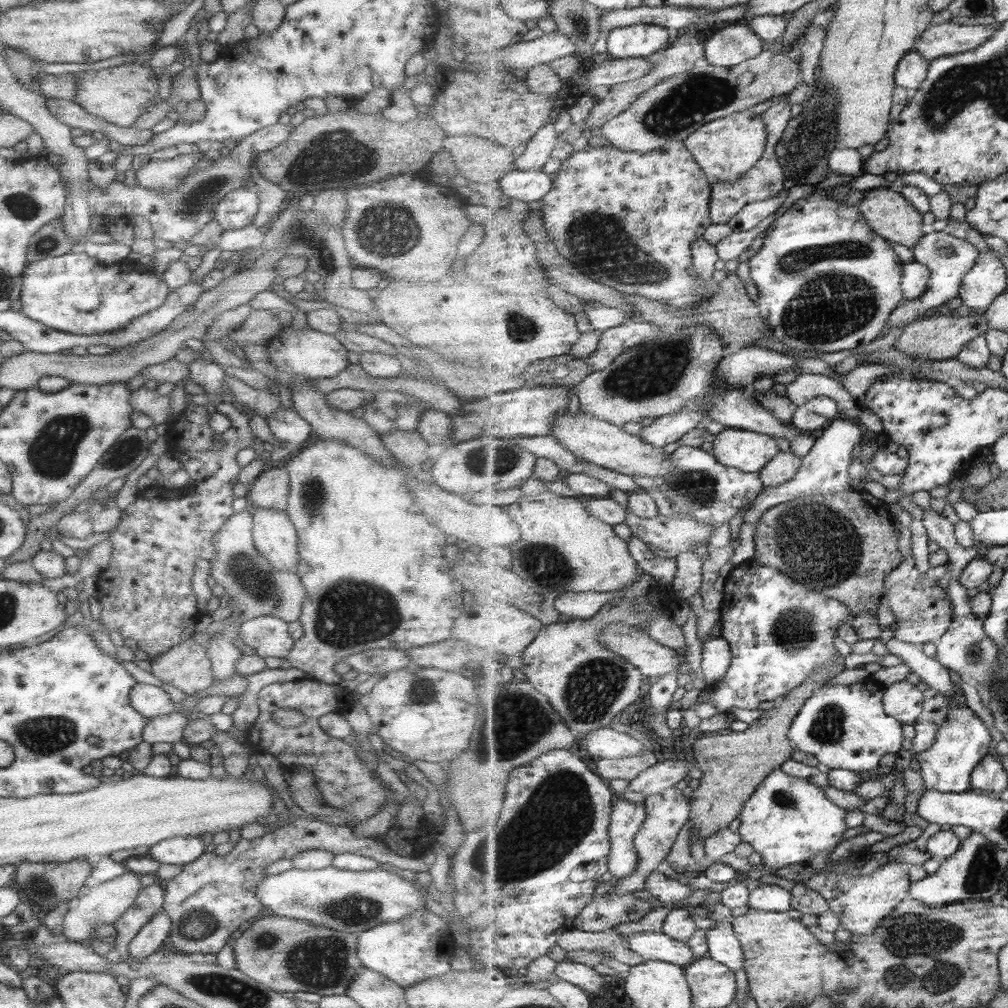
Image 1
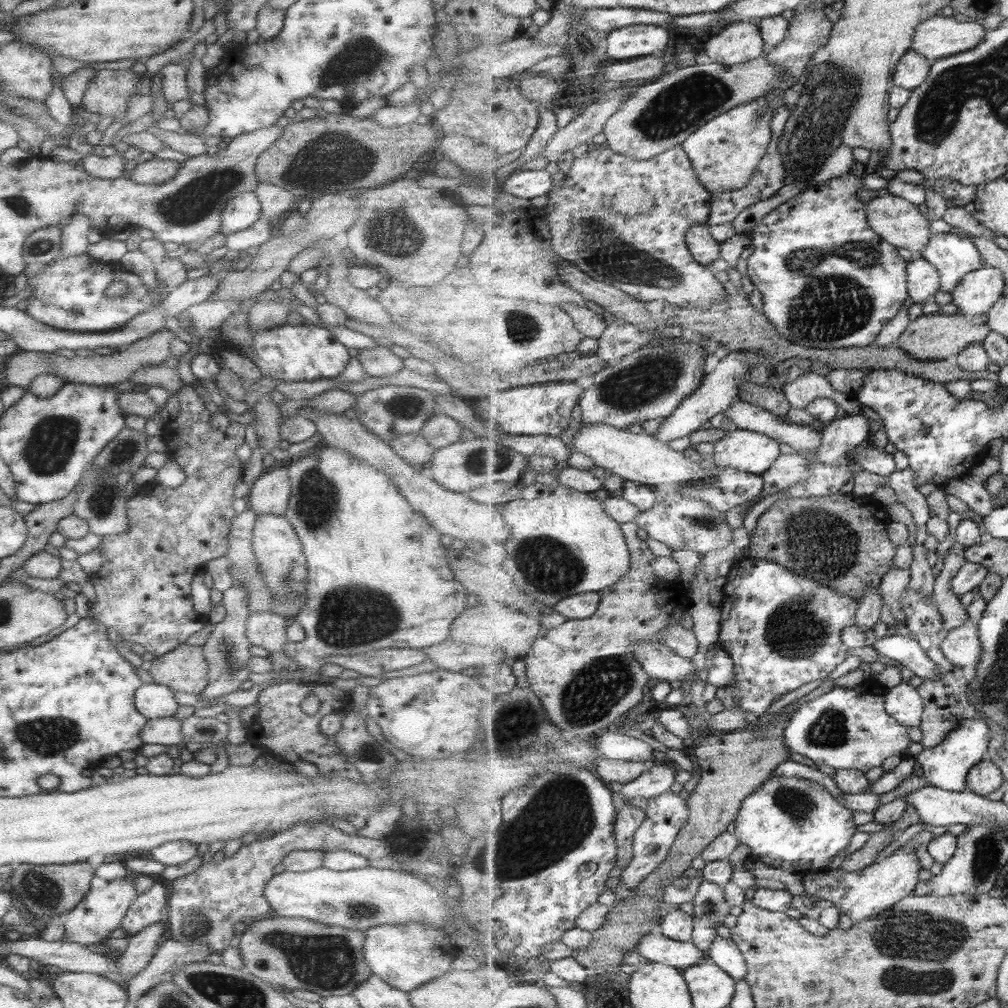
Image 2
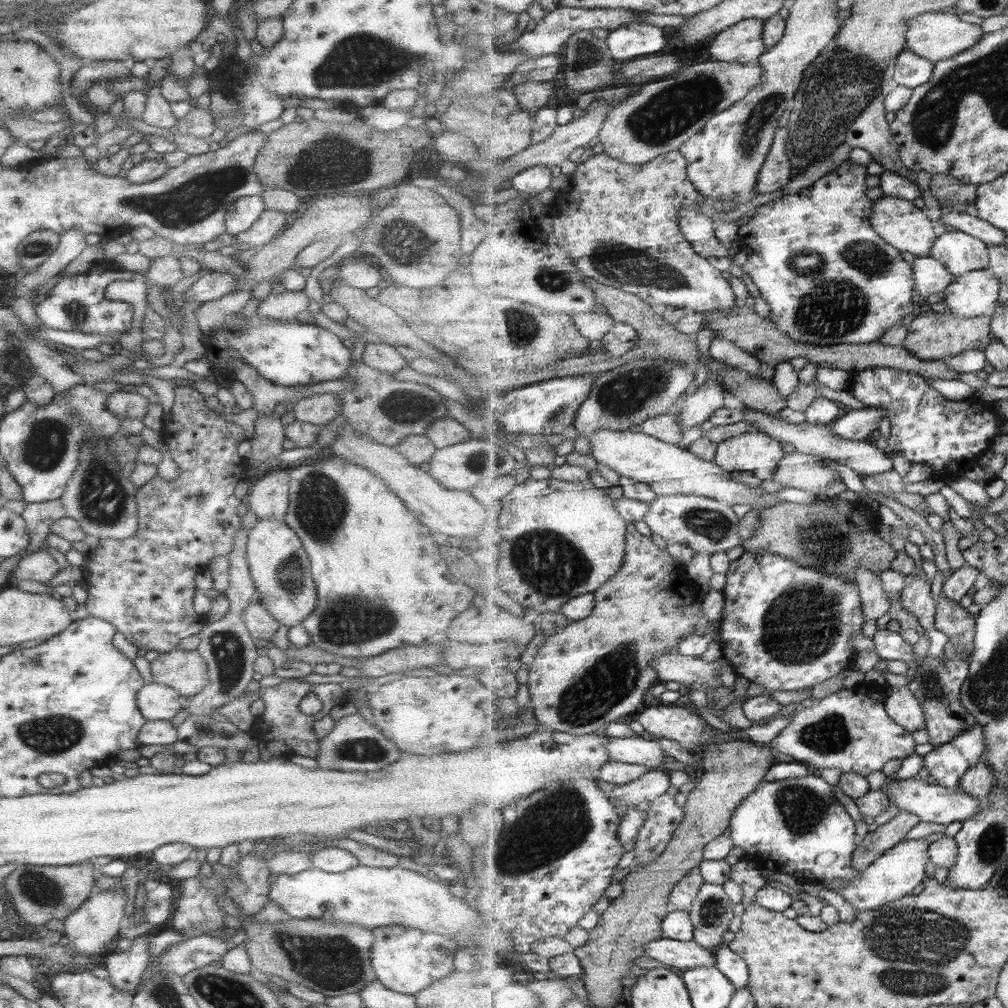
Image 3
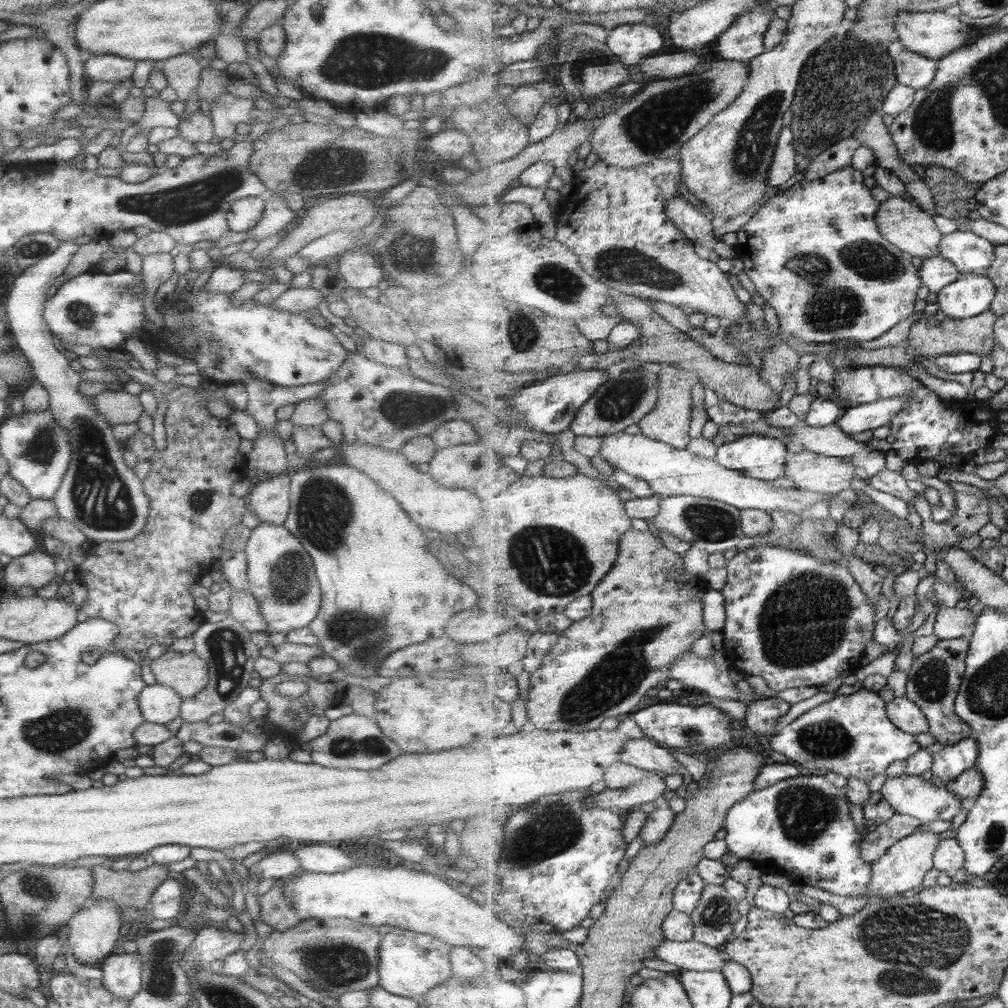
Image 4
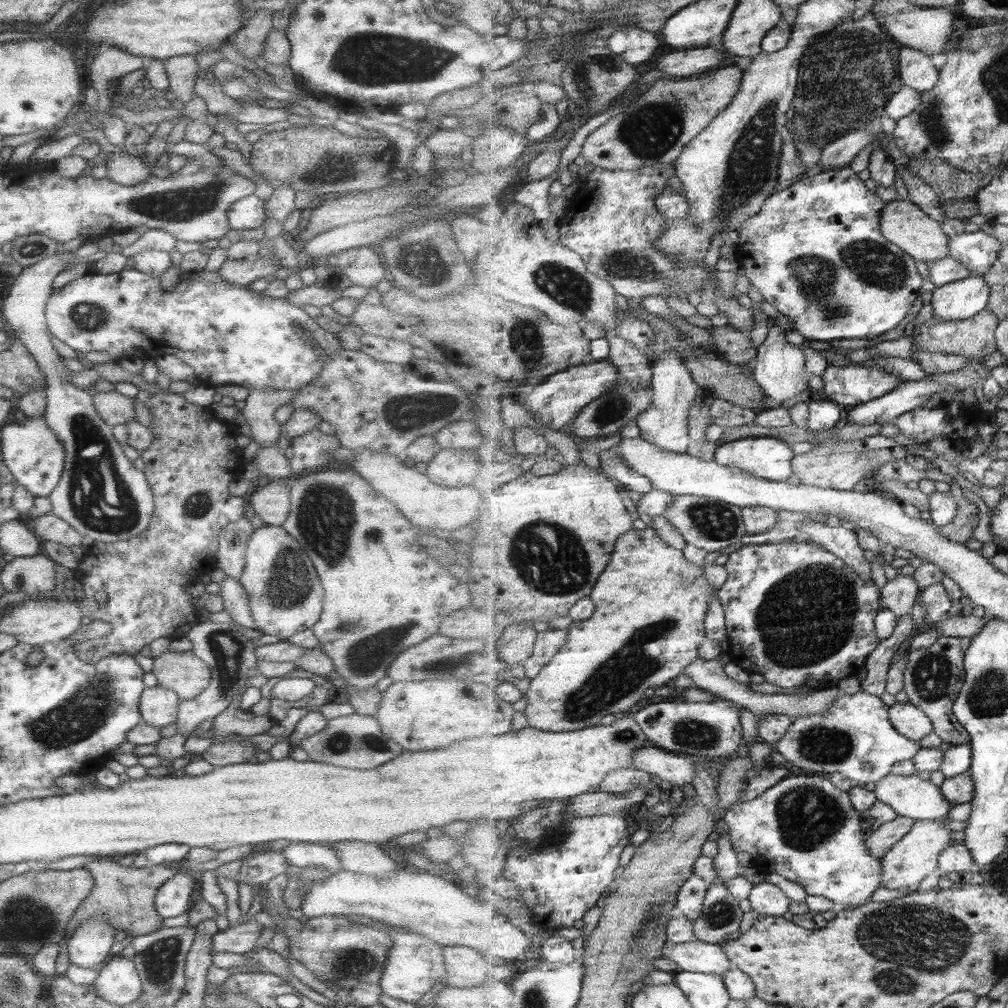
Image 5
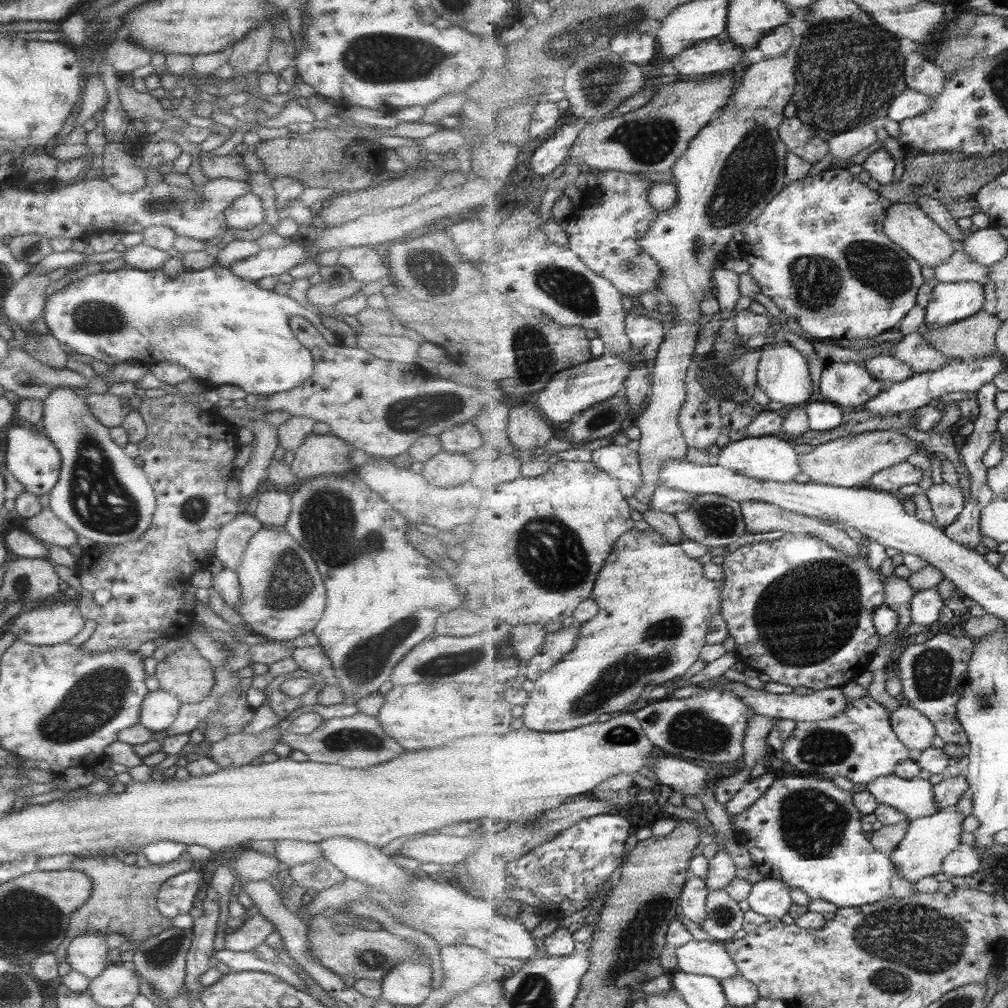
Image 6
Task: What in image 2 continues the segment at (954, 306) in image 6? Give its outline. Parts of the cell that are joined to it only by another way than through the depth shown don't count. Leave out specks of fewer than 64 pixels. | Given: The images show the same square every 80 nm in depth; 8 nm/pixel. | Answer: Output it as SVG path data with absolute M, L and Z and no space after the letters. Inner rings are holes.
M984 263L979 270L965 275L950 295L959 314L979 316L988 313L995 306L1004 296L1005 288L1003 273Z

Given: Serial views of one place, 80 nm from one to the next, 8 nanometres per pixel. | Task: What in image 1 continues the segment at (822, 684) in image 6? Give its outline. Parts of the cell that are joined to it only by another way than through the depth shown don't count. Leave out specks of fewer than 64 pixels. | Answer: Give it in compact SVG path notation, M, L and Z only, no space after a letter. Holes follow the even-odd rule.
M753 558L734 567L734 572L725 578L723 594L719 608L722 637L729 642L733 658L725 678L709 688L706 701L715 705L717 715L731 713L731 706L757 710L764 702L786 696L802 686L812 674L816 674L820 664L826 664L838 654L837 646L833 645L838 628L852 619L847 604L811 590L807 584L798 583L778 568L761 564Z

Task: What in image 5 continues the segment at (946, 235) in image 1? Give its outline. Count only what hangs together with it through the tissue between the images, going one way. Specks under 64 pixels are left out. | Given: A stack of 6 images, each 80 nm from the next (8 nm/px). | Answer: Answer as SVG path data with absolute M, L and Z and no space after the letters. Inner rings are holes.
M985 231L963 232L950 237L949 257L957 258L972 272L985 276L999 261L1004 244Z

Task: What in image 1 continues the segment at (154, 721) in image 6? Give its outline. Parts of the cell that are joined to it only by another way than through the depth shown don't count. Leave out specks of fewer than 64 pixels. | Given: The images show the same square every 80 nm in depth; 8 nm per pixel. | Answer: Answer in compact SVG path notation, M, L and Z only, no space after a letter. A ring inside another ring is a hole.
M136 683L129 691L129 700L131 708L147 719L177 710L177 705L171 703L168 694L154 685Z

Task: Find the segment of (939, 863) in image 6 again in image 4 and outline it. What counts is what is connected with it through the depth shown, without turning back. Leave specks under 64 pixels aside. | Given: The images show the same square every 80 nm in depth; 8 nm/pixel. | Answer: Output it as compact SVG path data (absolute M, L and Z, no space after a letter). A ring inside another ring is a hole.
M921 829L891 846L885 856L872 863L873 878L864 895L873 896L873 900L870 902L875 902L895 897L895 894L902 894L913 888L919 888L923 884L927 872L934 867L935 851L941 841L939 833Z

